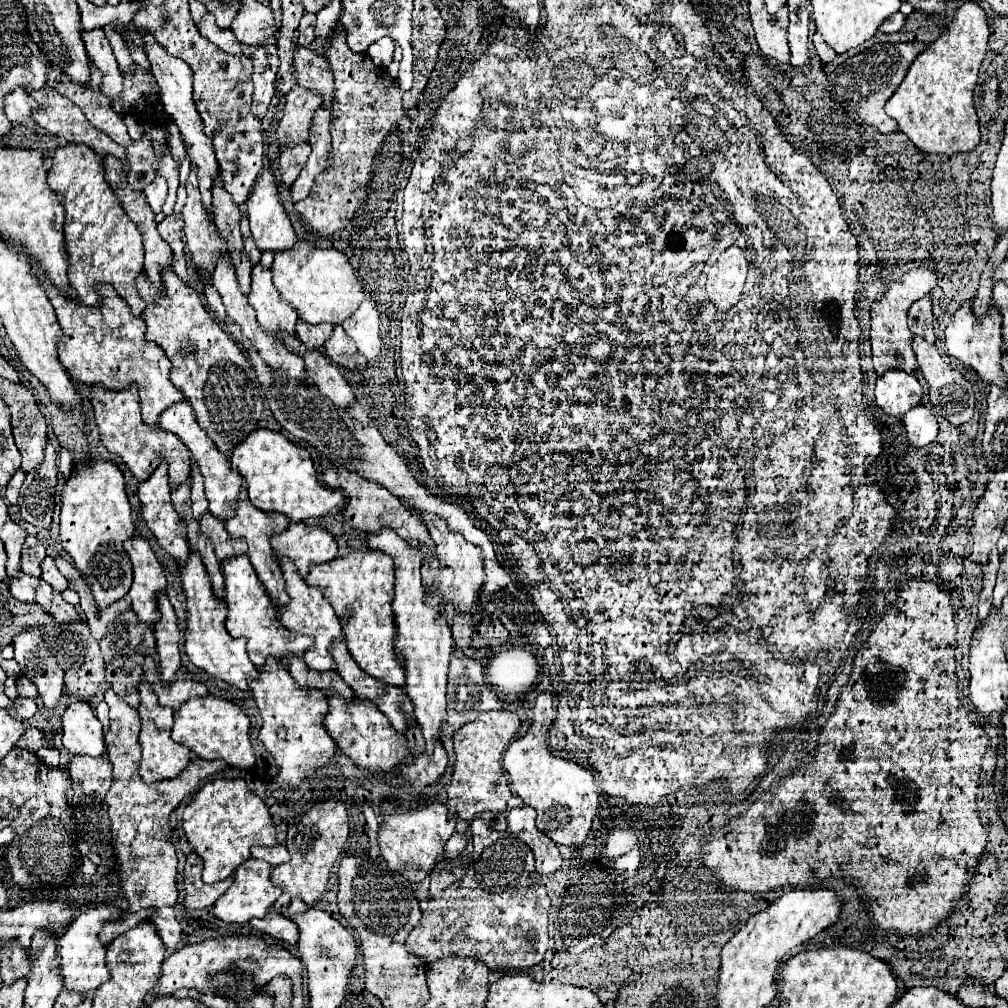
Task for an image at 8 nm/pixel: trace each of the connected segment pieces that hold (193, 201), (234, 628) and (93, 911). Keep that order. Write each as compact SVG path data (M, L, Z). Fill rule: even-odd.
M195 167L187 177L187 203L183 207L183 233L185 243L193 255L193 263L205 271L205 279L211 277L215 261L221 257L221 249L225 249L223 237L215 229L213 215L203 209L199 183Z
M247 555L229 557L227 561L221 561L221 571L225 575L225 603L229 609L225 629L233 637L247 639L247 653L255 667L261 667L267 657L287 659L291 655L303 655L311 647L311 637L291 633L279 623L277 607L271 605L271 597L267 597L267 591L263 589L263 583L259 581Z
M101 903L101 905L89 905L83 915L79 915L67 931L57 941L57 953L61 959L61 977L63 985L69 991L75 991L79 995L87 995L89 991L95 991L99 985L103 985L109 979L109 971L105 965L105 951L107 947L99 943L99 931L105 921L115 921L123 915L121 909L117 909L113 903Z

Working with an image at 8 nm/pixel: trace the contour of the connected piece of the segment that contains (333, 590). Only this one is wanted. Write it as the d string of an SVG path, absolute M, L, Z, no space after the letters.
M351 551L347 557L313 565L307 575L307 585L325 593L343 627L345 643L357 665L371 677L403 687L403 661L395 653L395 619L391 611L395 595L395 565L391 555L381 551Z

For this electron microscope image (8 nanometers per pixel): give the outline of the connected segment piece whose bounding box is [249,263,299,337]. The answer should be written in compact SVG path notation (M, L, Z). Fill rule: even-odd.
M261 263L253 265L249 303L257 311L259 325L273 337L277 337L279 331L295 335L295 323L299 315L295 313L295 309L291 309L291 305L287 305L287 301L279 297L279 291L275 289L271 279L271 269L263 267Z

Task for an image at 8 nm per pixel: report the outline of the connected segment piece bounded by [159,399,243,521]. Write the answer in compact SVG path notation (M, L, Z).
M183 399L177 405L167 407L161 413L161 417L159 417L159 425L163 429L175 433L185 443L185 447L191 451L193 459L197 461L197 465L199 465L199 469L201 469L201 473L205 477L205 495L207 495L207 501L209 501L209 511L221 521L229 519L233 515L233 509L235 509L235 503L237 503L237 495L239 495L241 485L243 485L243 477L231 469L229 459L223 457L223 453L219 453L219 449L215 449L215 443L207 437L205 429L199 427L189 401Z

